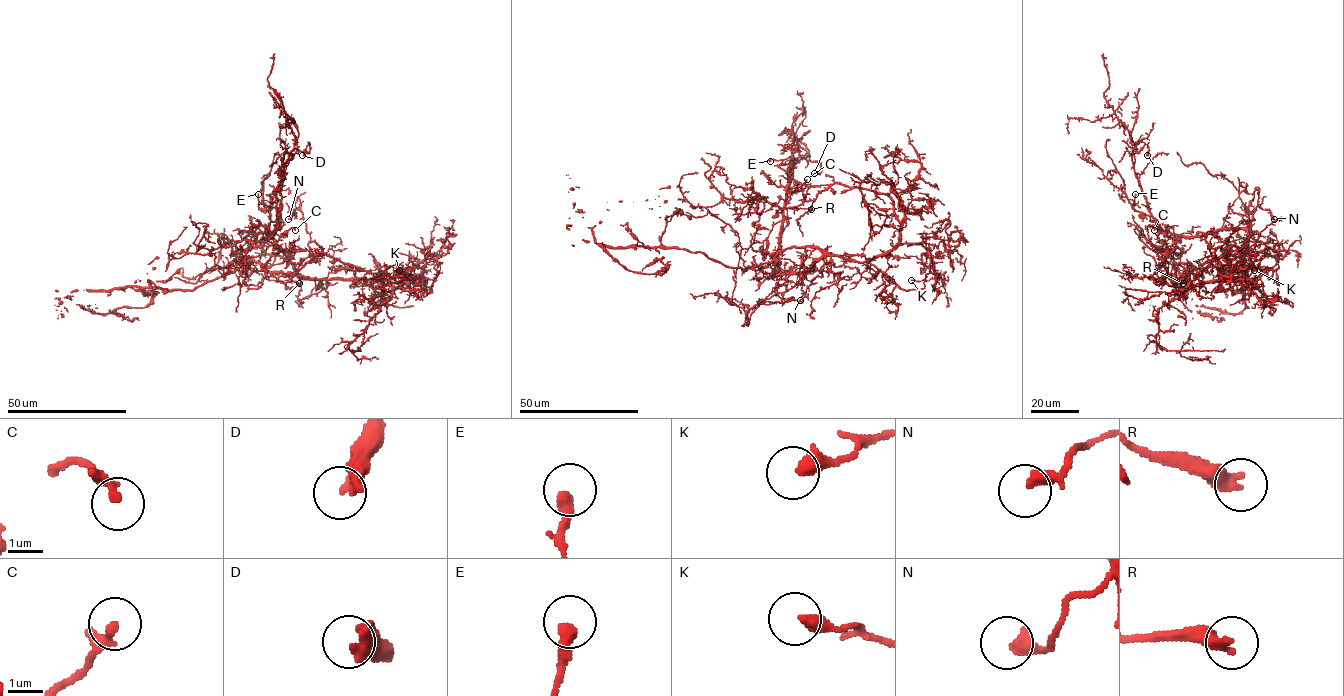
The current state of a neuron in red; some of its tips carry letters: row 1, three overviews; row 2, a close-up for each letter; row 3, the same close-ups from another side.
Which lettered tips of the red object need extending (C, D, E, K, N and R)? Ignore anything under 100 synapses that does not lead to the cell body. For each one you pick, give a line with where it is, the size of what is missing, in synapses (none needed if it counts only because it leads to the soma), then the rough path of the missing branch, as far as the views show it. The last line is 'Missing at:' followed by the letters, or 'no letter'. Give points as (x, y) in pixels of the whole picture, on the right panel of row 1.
Missing at: no letter

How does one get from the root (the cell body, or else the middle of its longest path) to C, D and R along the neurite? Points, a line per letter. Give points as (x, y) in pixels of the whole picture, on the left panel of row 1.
C: (269, 266), (281, 263), (288, 254), (267, 228), (271, 236), (281, 235), (292, 227), (295, 230)
D: (269, 266), (288, 257), (267, 229), (271, 236), (283, 164), (295, 148), (308, 152), (310, 144), (302, 155)
R: (269, 266), (264, 269), (388, 284), (376, 274), (323, 253), (289, 281), (277, 278), (287, 276), (299, 283)

